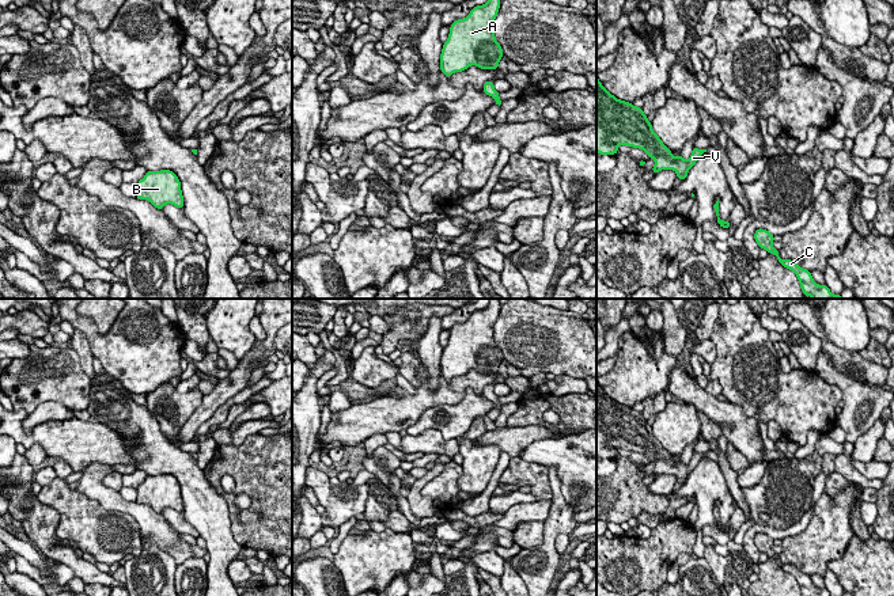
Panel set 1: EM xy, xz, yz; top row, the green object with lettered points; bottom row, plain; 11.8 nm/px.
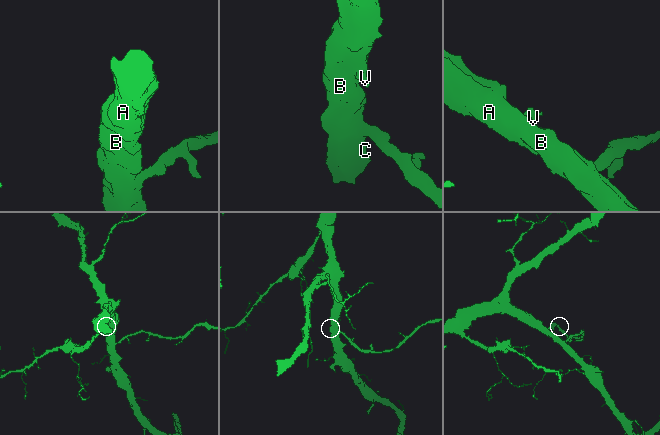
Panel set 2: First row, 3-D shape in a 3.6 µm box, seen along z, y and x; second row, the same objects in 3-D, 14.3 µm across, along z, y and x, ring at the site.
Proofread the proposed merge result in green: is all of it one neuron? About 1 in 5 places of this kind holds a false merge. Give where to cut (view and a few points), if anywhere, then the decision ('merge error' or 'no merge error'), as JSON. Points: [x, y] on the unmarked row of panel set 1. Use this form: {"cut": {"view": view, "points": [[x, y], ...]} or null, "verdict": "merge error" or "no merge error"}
{"cut": null, "verdict": "no merge error"}

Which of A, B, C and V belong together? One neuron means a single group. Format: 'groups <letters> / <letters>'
groups A B C V

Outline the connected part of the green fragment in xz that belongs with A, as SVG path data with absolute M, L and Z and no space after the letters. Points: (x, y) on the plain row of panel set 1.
M490 299L482 310L476 310L463 323L450 330L450 338L443 348L440 373L450 381L466 375L470 369L480 373L497 373L503 353L495 341L495 323L500 312L499 299Z

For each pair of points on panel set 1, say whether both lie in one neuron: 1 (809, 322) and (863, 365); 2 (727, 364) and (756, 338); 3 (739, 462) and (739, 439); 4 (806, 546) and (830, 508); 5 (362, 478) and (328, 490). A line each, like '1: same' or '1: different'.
1: same
2: same
3: different
4: same
5: different

